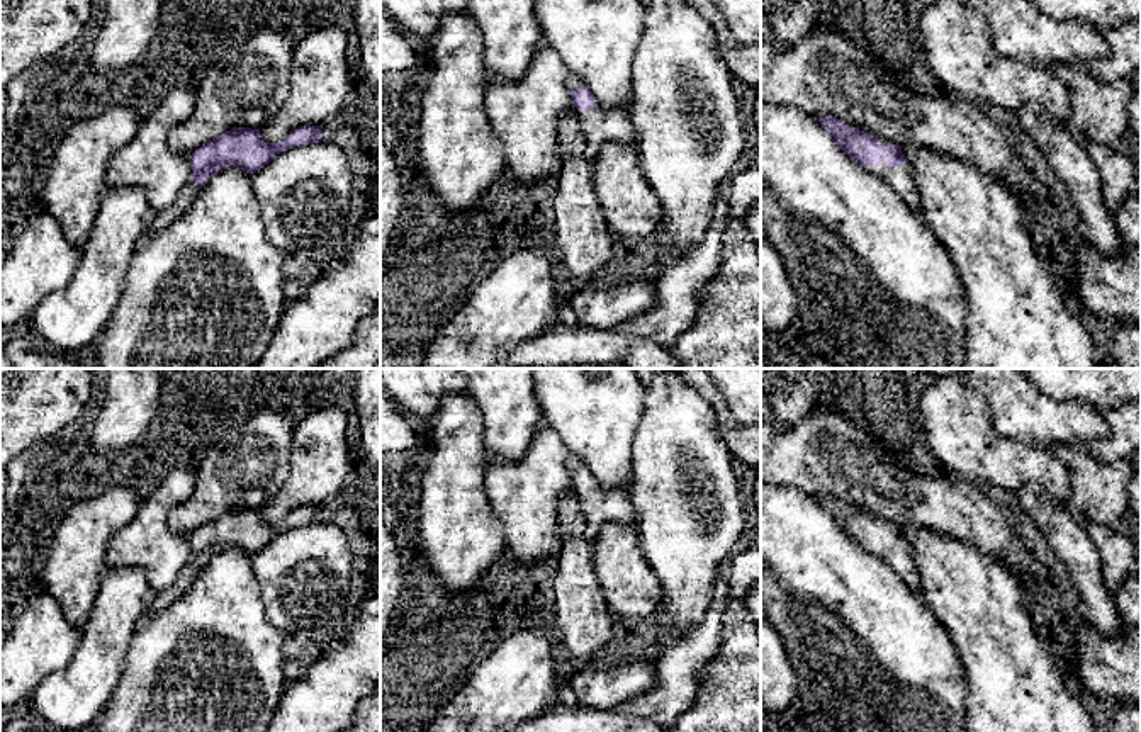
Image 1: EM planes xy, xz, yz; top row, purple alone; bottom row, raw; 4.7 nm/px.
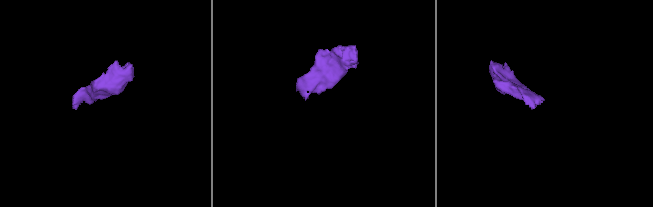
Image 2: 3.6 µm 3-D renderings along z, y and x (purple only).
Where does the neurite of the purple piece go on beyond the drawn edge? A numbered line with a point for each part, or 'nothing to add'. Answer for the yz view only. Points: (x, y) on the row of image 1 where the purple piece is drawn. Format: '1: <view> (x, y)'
1: yz (900, 179)

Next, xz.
1: xz (600, 126)

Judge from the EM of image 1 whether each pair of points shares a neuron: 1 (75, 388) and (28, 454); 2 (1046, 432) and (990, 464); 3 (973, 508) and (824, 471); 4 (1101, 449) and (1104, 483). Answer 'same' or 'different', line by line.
1: same
2: different
3: same
4: different

